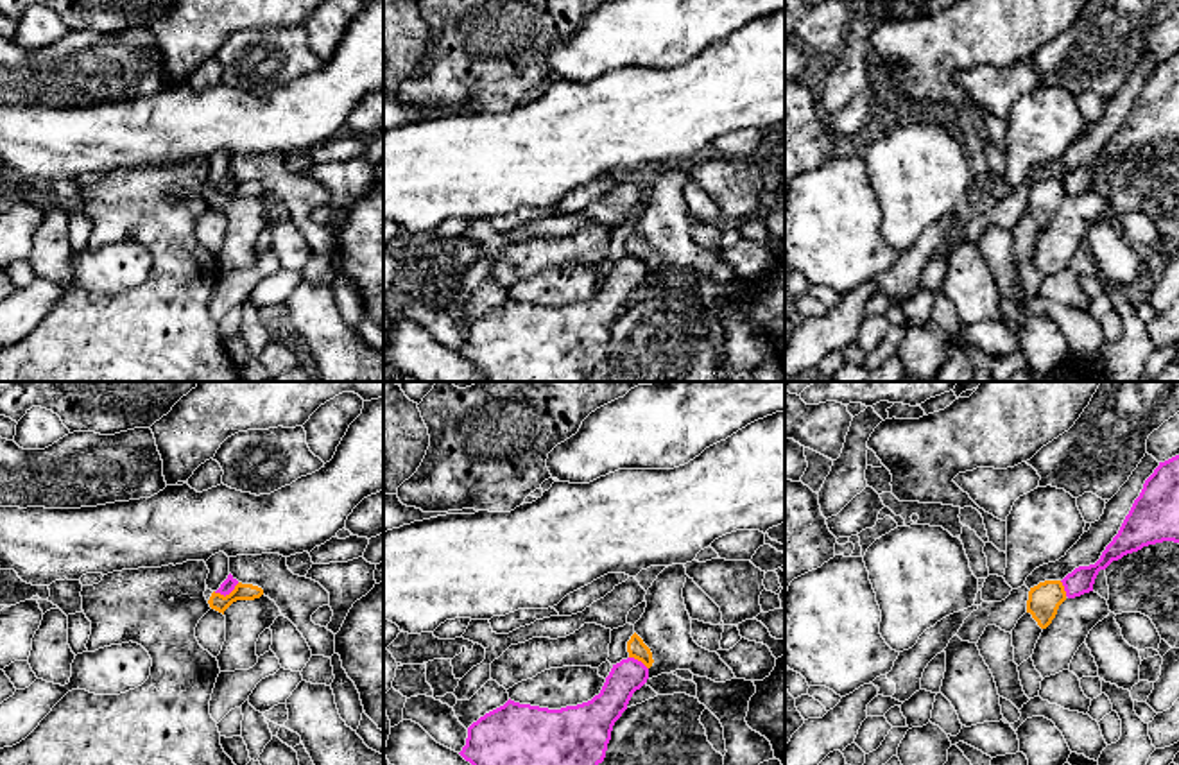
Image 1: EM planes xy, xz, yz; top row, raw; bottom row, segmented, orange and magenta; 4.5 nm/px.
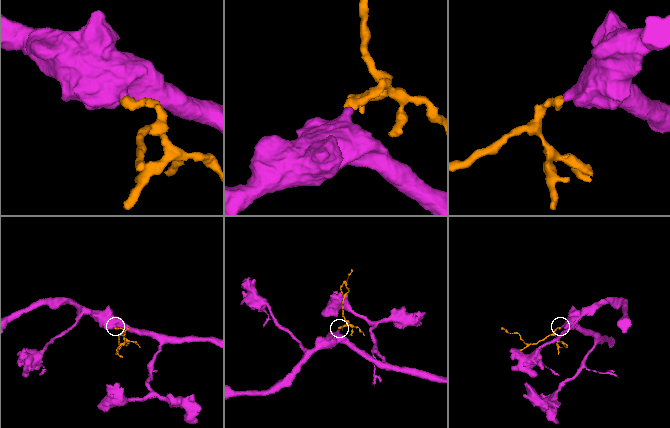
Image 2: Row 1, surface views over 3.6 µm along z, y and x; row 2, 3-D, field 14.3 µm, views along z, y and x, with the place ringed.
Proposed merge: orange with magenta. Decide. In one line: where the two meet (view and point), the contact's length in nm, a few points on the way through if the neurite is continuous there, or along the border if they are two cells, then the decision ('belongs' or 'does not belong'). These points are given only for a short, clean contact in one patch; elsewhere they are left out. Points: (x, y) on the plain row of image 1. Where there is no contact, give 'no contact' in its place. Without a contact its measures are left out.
meets orange in xy at (226, 194); contact 130 nm long; border along xy (239, 181), (224, 194), (214, 190); does not belong

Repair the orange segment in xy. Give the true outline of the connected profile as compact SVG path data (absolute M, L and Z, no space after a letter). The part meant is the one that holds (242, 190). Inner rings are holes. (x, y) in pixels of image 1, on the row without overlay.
M238 181L229 193L211 192L208 202L211 208L224 213L224 210L237 199L254 199L263 193L263 188L253 183Z

